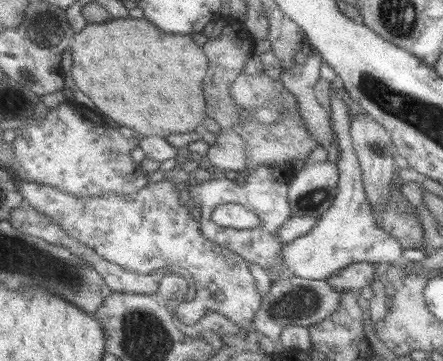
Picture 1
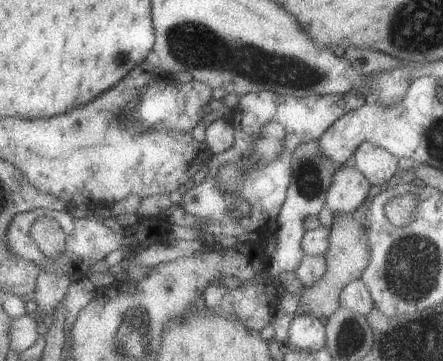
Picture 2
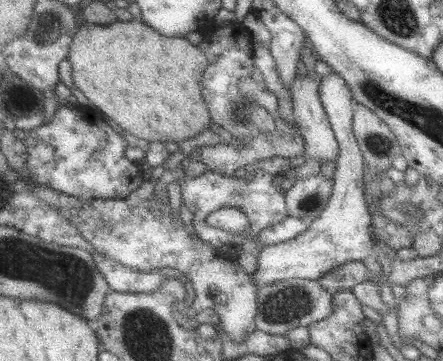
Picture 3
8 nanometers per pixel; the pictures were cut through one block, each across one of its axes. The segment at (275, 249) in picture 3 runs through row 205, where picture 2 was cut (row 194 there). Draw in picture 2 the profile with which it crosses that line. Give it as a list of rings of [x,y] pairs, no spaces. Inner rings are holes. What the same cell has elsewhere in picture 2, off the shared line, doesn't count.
[[[343,168],[335,174],[333,186],[329,190],[327,208],[335,212],[355,212],[369,204],[369,190],[373,184],[357,170],[357,168]]]

